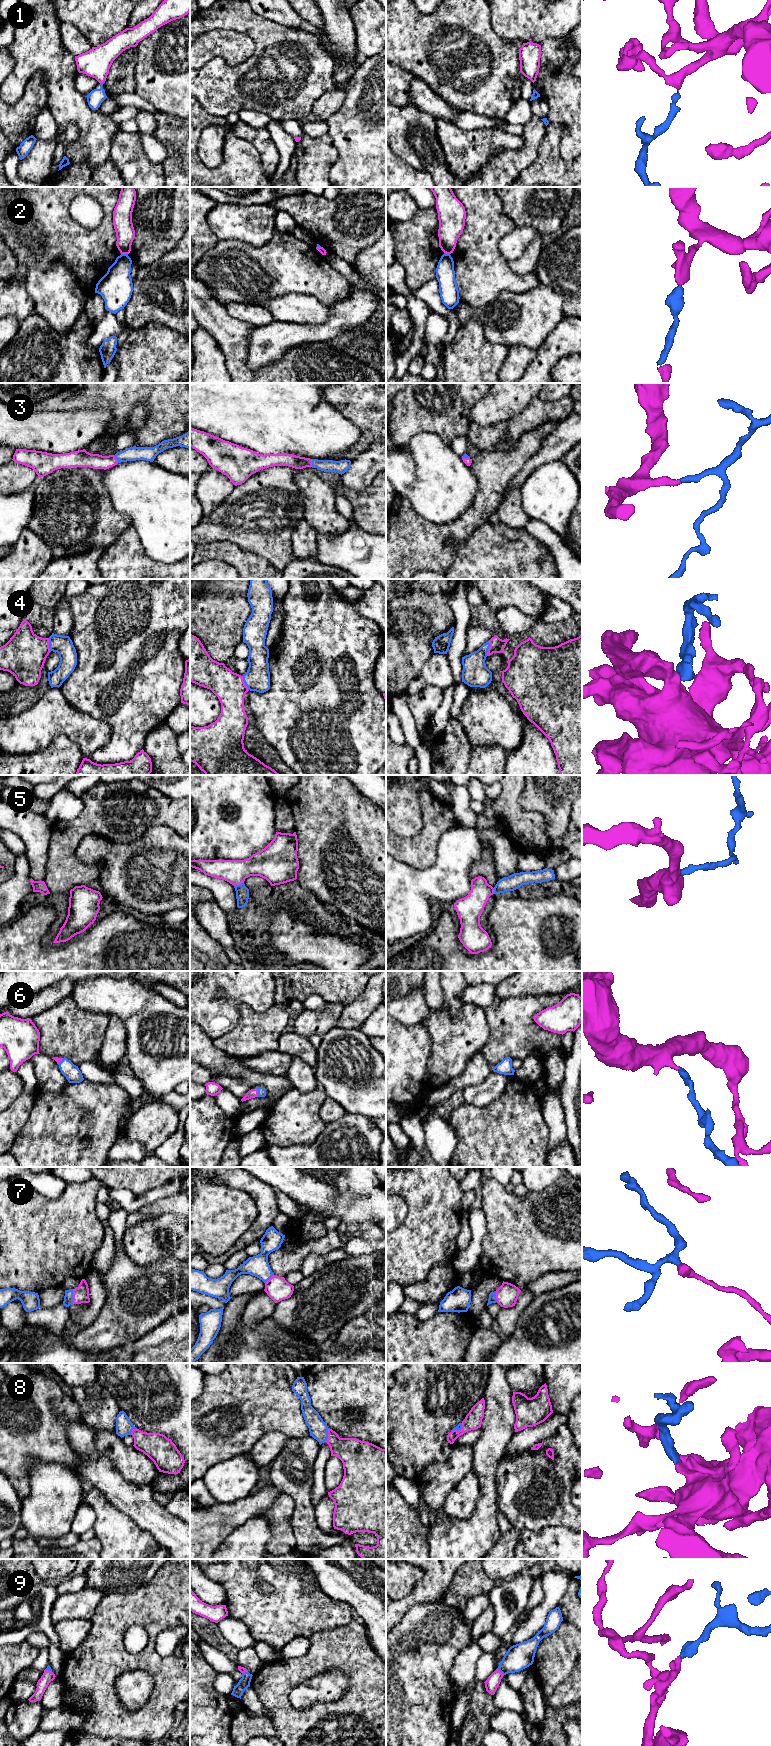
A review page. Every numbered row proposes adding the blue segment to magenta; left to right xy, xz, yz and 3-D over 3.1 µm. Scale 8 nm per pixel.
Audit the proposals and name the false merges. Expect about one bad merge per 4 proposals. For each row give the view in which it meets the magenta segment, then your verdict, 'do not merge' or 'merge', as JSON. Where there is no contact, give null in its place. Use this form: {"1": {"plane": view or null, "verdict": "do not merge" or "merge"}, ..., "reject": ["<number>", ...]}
{"1": {"plane": "xy", "verdict": "merge"}, "2": {"plane": "xy", "verdict": "do not merge"}, "3": {"plane": "xy", "verdict": "merge"}, "4": {"plane": "xz", "verdict": "merge"}, "5": {"plane": "xz", "verdict": "merge"}, "6": {"plane": "xz", "verdict": "merge"}, "7": {"plane": "xy", "verdict": "merge"}, "8": {"plane": "xz", "verdict": "merge"}, "9": {"plane": "yz", "verdict": "merge"}, "reject": ["2"]}

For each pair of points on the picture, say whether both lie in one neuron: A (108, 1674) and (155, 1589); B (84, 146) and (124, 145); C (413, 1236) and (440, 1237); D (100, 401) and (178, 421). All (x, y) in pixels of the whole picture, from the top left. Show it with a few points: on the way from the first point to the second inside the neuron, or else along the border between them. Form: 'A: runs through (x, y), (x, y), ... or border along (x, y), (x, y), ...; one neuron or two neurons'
A: runs through (108, 1653), (108, 1636), (134, 1610); one neuron
B: border along (118, 131), (112, 138), (109, 157); two neurons
C: runs through (420, 1237), (433, 1237); one neuron
D: runs through (119, 396), (153, 396), (159, 402); one neuron

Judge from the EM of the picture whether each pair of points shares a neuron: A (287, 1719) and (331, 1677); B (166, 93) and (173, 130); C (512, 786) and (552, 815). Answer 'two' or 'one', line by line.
A: two
B: two
C: two

